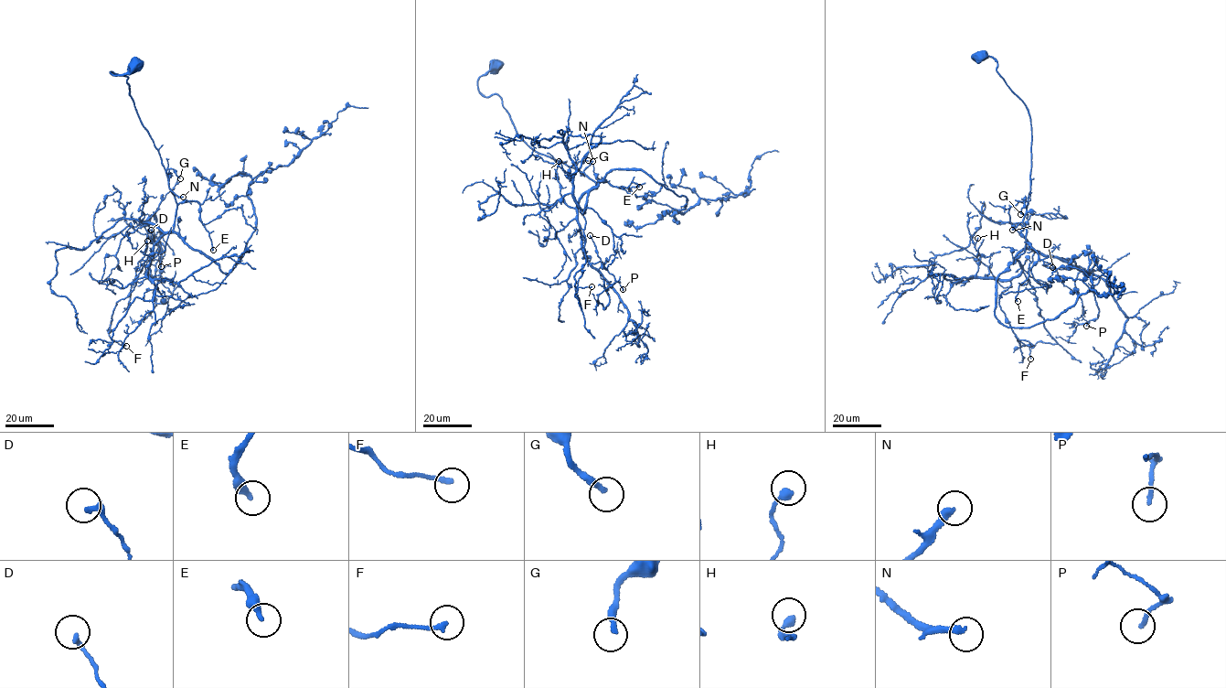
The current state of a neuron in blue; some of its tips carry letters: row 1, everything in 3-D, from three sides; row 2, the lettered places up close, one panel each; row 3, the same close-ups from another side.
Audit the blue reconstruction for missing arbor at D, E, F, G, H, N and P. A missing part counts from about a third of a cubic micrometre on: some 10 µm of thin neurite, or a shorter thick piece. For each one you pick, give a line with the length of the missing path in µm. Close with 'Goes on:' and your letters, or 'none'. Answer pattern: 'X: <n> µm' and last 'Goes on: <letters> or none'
E: 20 µm
G: 20 µm
N: 40 µm
Goes on: E, G, N

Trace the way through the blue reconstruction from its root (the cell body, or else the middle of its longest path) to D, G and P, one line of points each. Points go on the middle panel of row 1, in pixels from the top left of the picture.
D: (496, 65), (478, 91), (500, 98), (533, 149), (594, 181), (577, 217), (583, 256), (603, 266), (590, 235)
G: (496, 65), (481, 76), (478, 89), (485, 96), (496, 94), (500, 98), (525, 143), (570, 167), (588, 160)
P: (496, 65), (478, 91), (500, 98), (533, 149), (594, 181), (578, 207), (583, 256), (623, 289)

